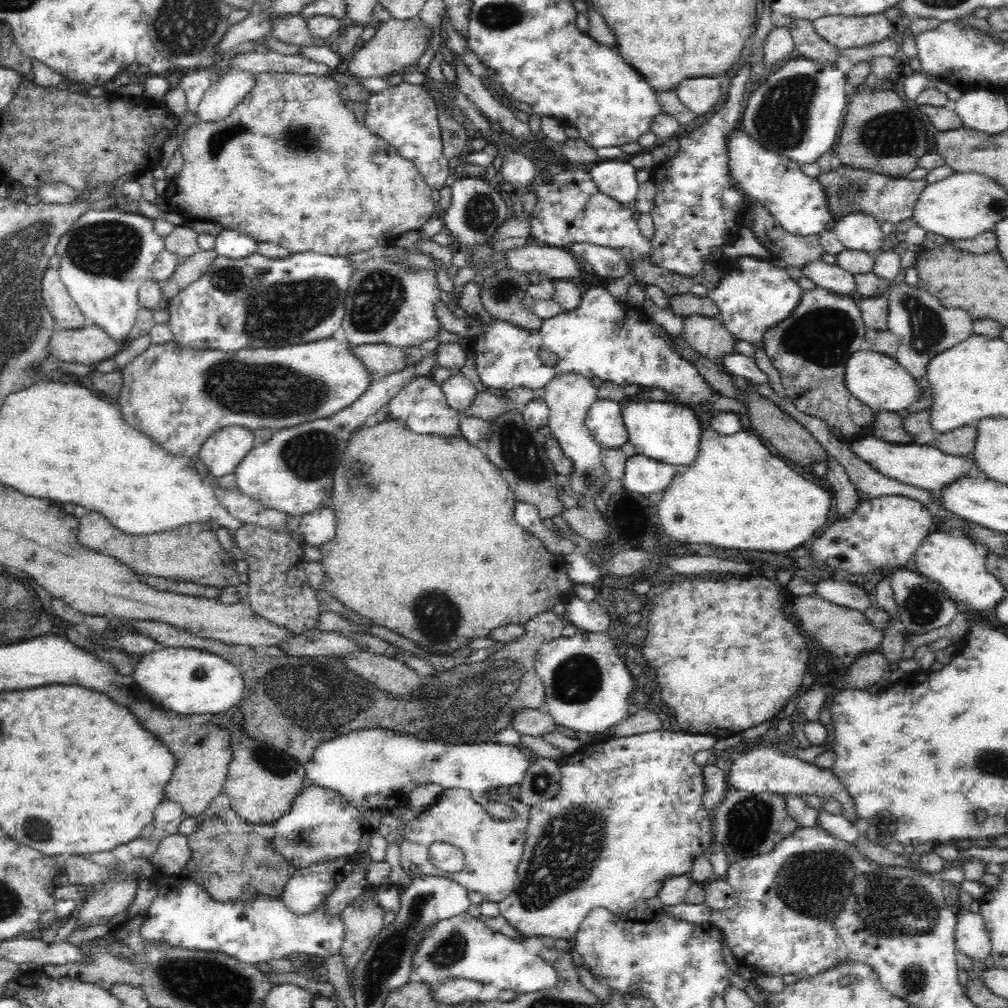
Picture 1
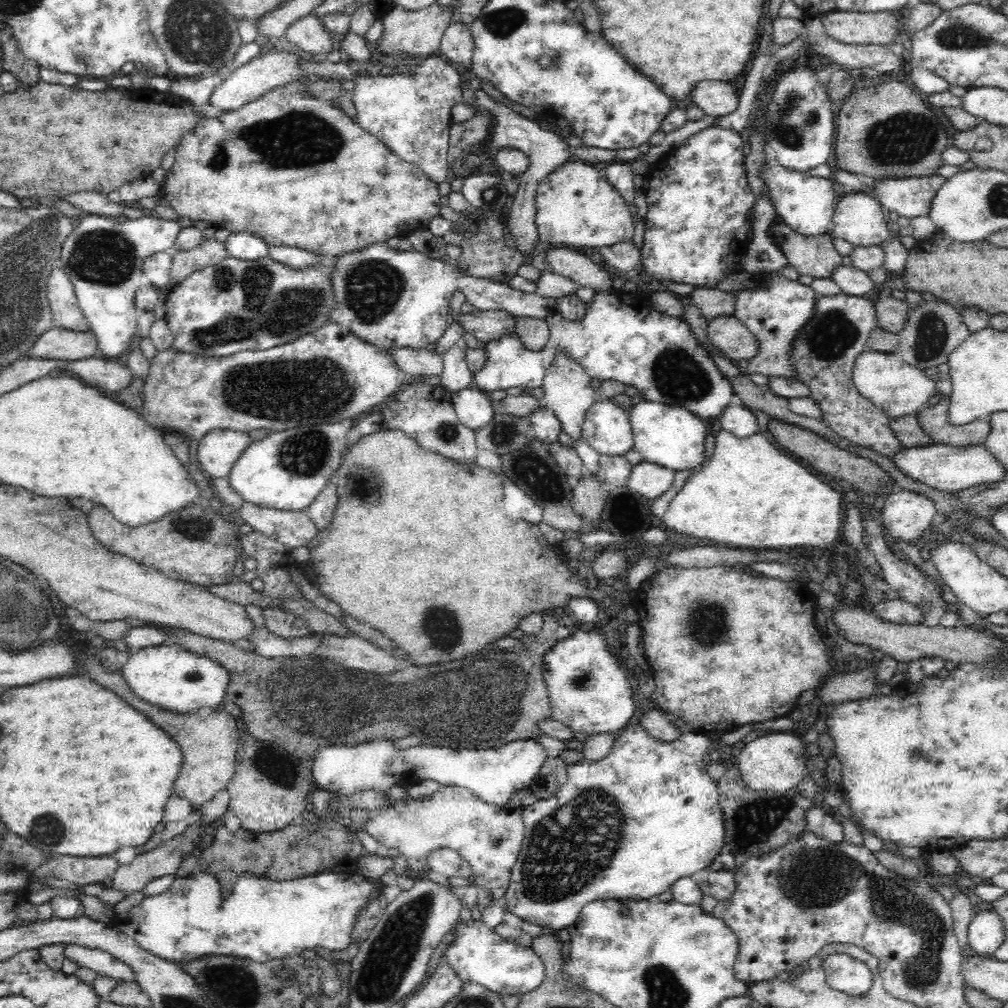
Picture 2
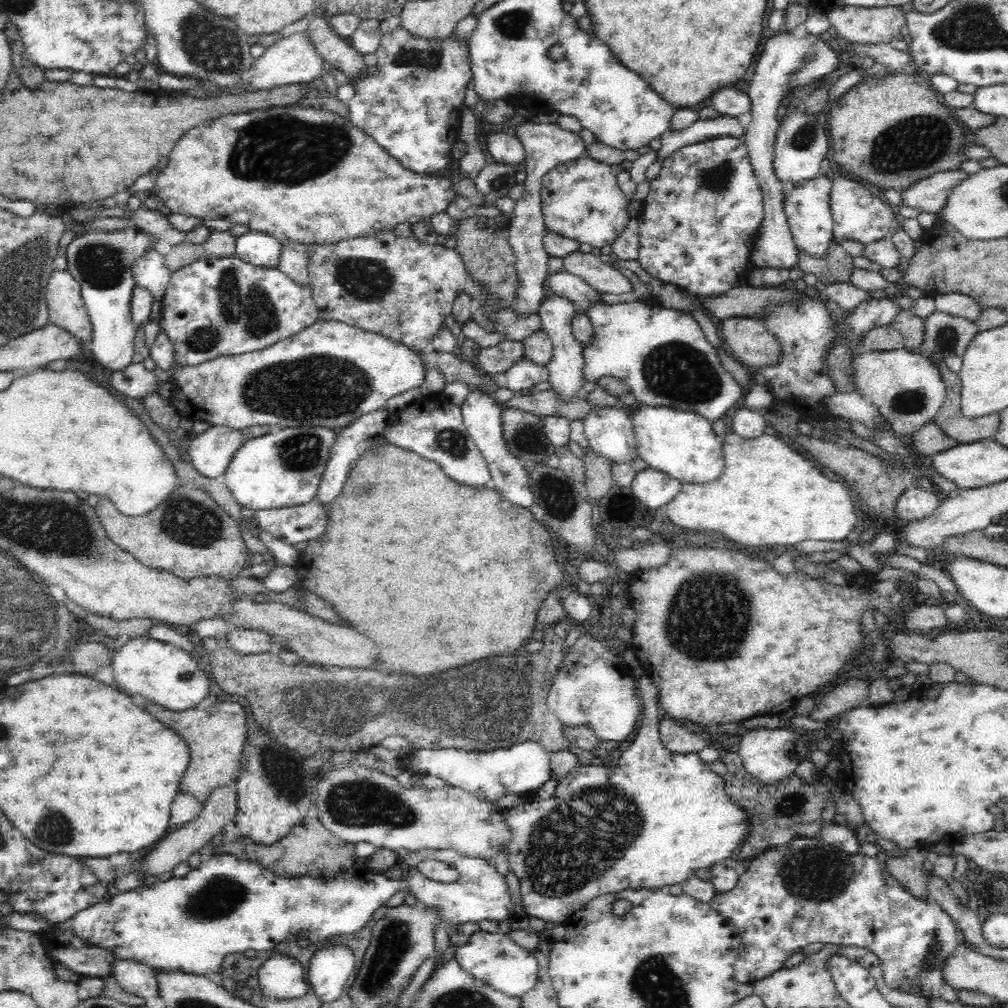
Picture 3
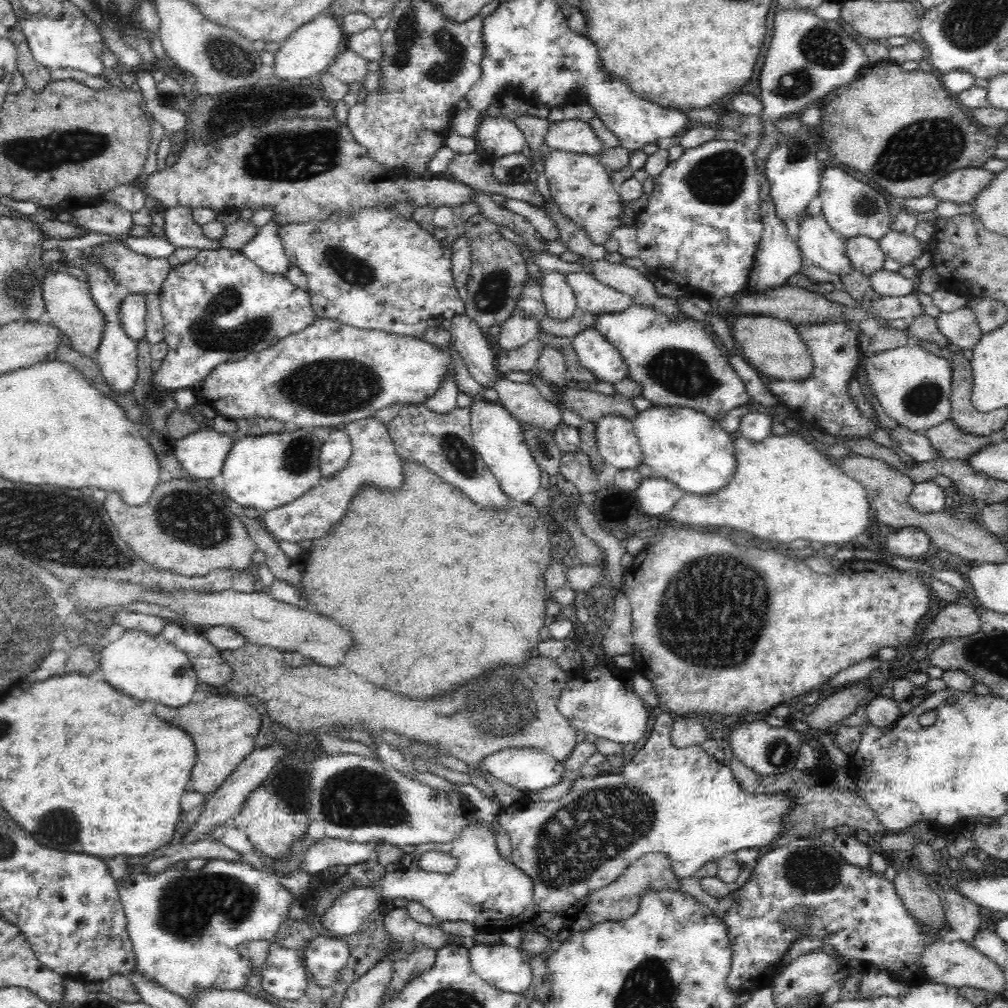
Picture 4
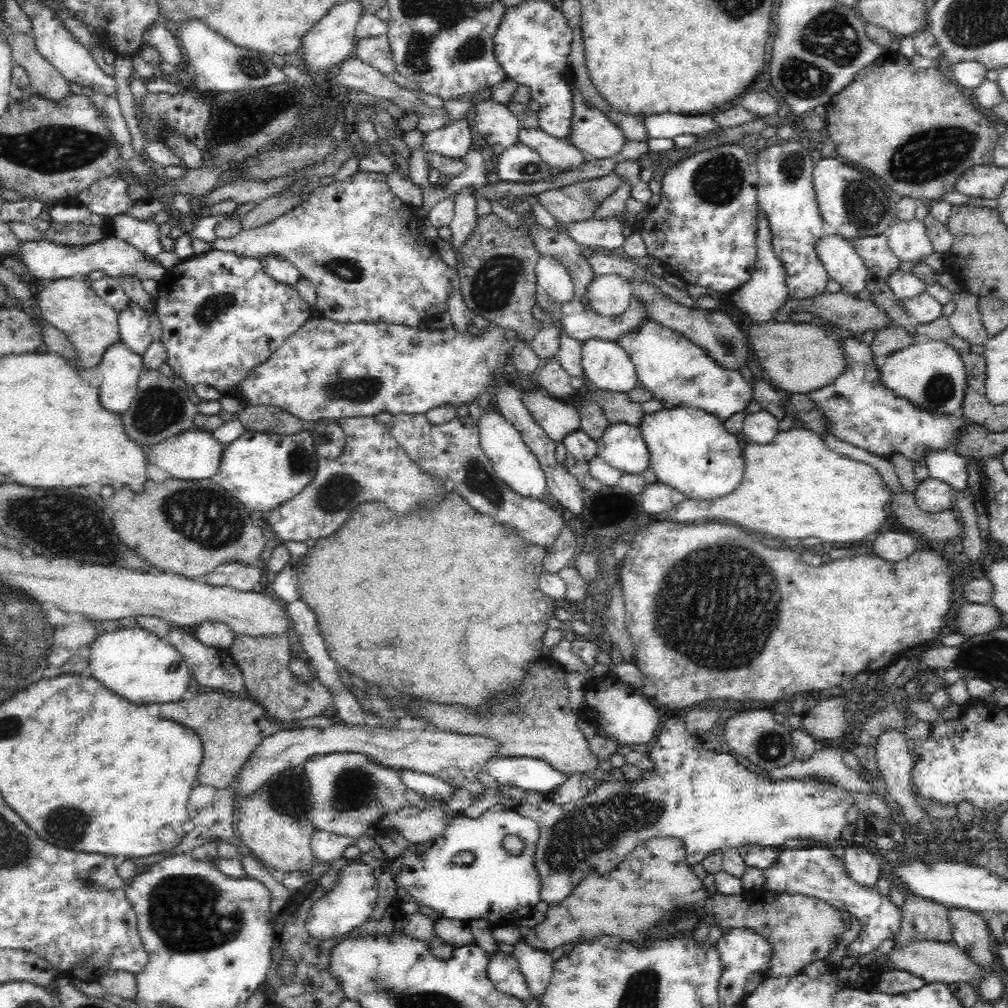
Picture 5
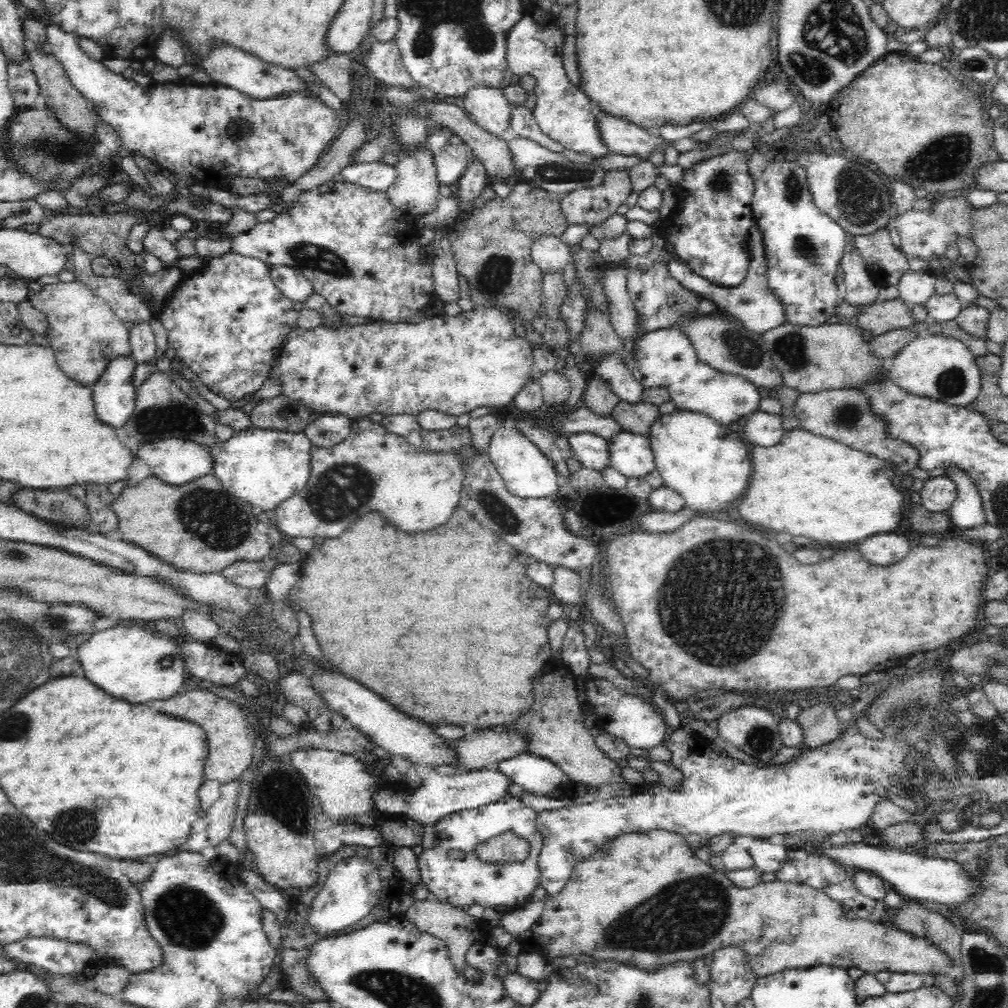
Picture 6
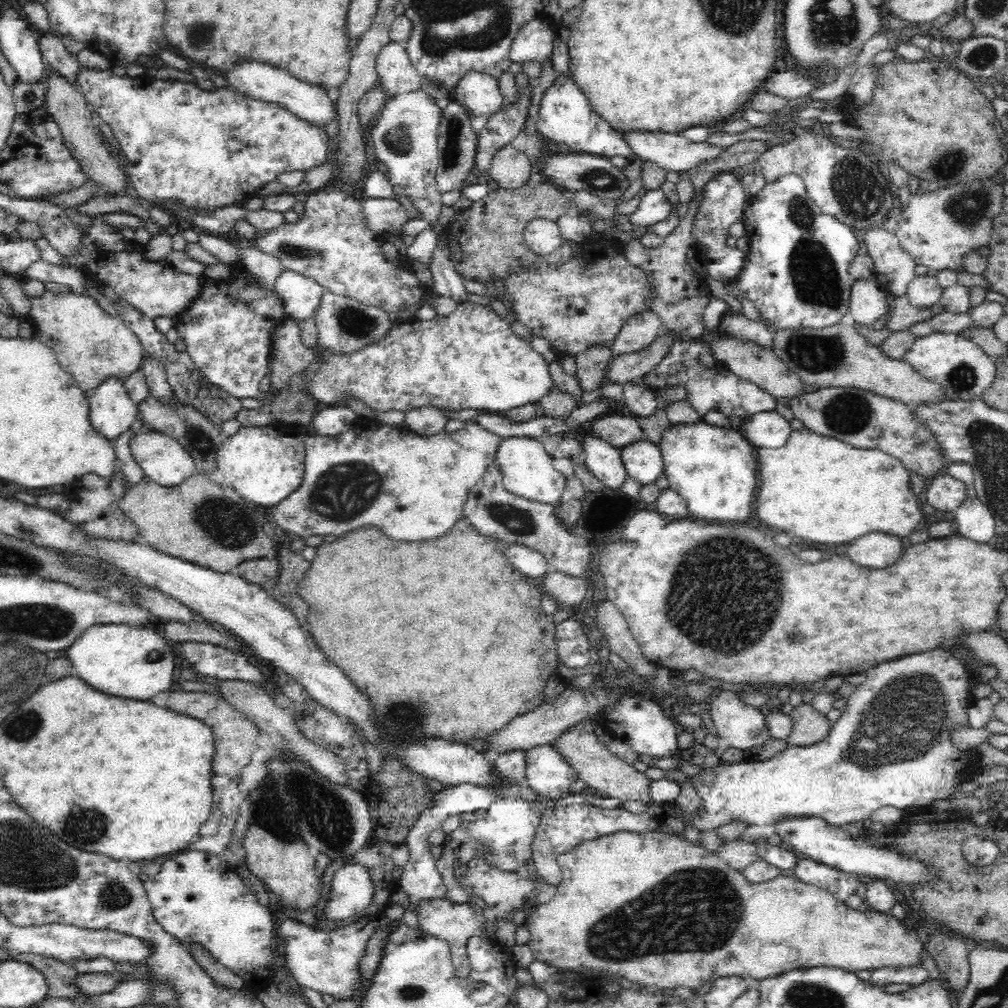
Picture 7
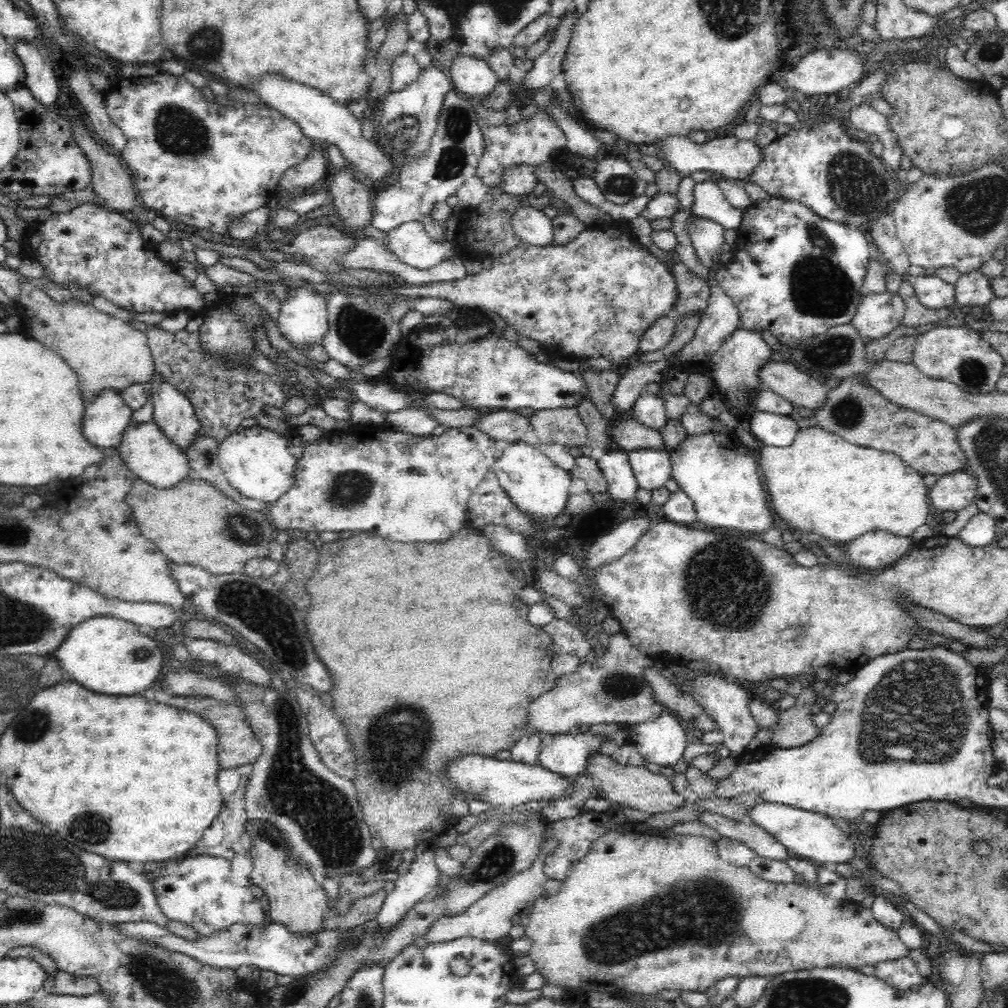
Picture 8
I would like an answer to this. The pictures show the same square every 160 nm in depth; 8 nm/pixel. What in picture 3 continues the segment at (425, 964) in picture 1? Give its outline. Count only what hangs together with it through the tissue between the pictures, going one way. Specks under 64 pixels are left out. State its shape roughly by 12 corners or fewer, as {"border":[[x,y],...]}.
{"border":[[478,929],[455,948],[464,972],[521,999],[537,958],[500,930]]}

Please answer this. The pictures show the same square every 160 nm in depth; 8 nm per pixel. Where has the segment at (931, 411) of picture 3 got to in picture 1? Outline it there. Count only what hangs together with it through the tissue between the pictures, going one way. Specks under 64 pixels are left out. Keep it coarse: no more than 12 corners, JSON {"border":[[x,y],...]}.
{"border":[[862,349],[845,387],[878,411],[897,413],[922,394],[896,358]]}

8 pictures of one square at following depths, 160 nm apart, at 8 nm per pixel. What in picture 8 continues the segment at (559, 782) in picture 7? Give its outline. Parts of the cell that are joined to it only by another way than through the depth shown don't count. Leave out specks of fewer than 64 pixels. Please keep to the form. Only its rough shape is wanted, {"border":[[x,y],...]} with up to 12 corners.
{"border":[[590,734],[546,735],[537,764],[573,781],[602,740]]}

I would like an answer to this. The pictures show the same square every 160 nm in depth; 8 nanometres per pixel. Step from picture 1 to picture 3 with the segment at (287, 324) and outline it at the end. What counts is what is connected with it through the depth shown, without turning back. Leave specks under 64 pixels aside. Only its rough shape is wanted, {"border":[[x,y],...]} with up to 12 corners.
{"border":[[202,257],[171,272],[159,324],[183,367],[321,320],[277,266]]}

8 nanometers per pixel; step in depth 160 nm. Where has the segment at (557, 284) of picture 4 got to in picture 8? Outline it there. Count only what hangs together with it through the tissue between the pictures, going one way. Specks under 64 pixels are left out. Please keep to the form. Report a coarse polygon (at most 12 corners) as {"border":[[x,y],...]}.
{"border":[[532,207],[512,217],[516,234],[526,244],[554,242],[552,213]]}

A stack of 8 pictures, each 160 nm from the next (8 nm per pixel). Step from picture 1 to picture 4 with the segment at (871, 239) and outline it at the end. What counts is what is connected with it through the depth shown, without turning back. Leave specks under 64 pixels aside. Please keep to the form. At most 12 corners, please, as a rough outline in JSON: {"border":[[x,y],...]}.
{"border":[[842,166],[821,172],[821,211],[842,238],[880,240],[894,208]]}

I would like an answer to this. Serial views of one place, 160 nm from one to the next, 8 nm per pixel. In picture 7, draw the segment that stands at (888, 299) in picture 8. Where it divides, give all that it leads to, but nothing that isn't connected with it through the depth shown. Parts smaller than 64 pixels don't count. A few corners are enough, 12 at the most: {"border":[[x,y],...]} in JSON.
{"border":[[875,279],[856,280],[848,310],[871,326],[886,312],[886,290]]}

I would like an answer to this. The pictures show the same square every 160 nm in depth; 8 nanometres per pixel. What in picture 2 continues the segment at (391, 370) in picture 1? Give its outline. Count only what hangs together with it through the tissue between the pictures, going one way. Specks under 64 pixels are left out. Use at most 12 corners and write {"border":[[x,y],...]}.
{"border":[[386,348],[409,382],[443,372],[442,356],[420,348]]}

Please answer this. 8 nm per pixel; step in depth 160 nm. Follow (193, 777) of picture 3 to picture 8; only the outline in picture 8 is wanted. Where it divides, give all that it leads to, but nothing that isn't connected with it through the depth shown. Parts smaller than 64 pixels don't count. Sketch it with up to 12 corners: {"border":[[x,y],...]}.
{"border":[[173,696],[217,734],[221,769],[253,764],[262,752],[240,706],[212,697]]}

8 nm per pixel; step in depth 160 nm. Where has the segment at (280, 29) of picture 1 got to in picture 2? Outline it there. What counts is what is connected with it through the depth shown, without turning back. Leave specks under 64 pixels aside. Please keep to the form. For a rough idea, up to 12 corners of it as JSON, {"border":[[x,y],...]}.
{"border":[[312,13],[296,20],[284,37],[310,55],[338,47]]}

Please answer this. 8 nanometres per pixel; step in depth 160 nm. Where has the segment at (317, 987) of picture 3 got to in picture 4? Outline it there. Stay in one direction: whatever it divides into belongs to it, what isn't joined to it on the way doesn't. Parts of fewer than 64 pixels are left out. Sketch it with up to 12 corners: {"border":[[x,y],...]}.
{"border":[[318,935],[304,962],[319,985],[334,982],[349,960],[342,940]]}

